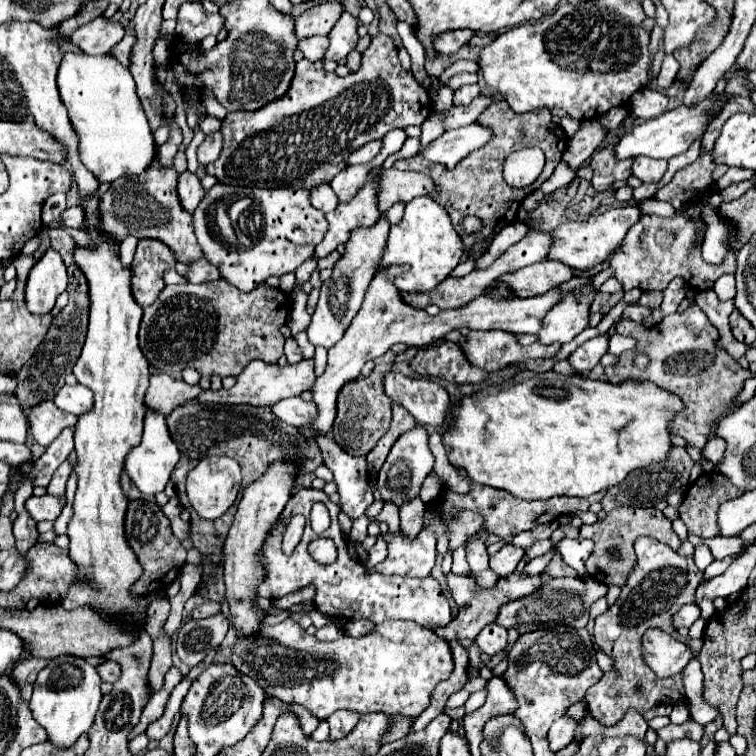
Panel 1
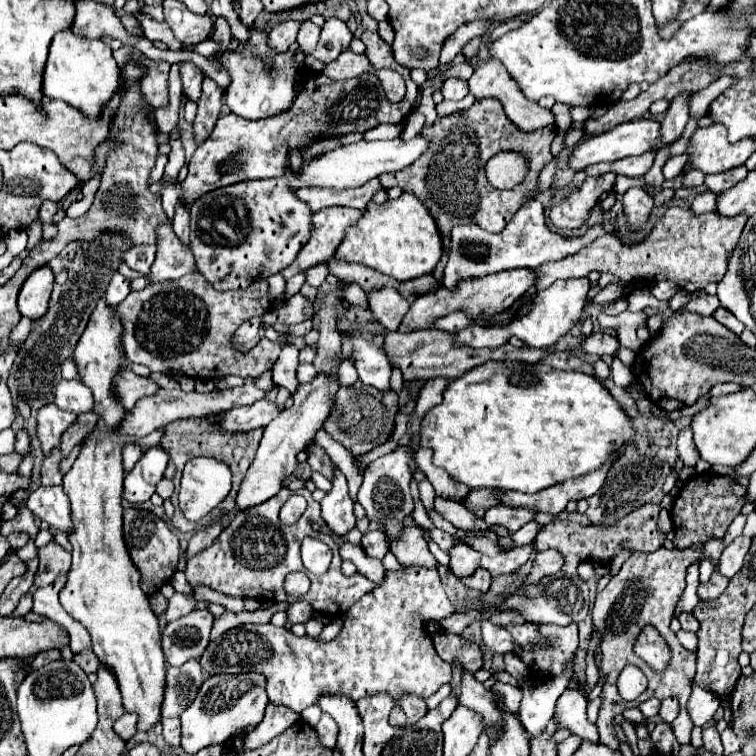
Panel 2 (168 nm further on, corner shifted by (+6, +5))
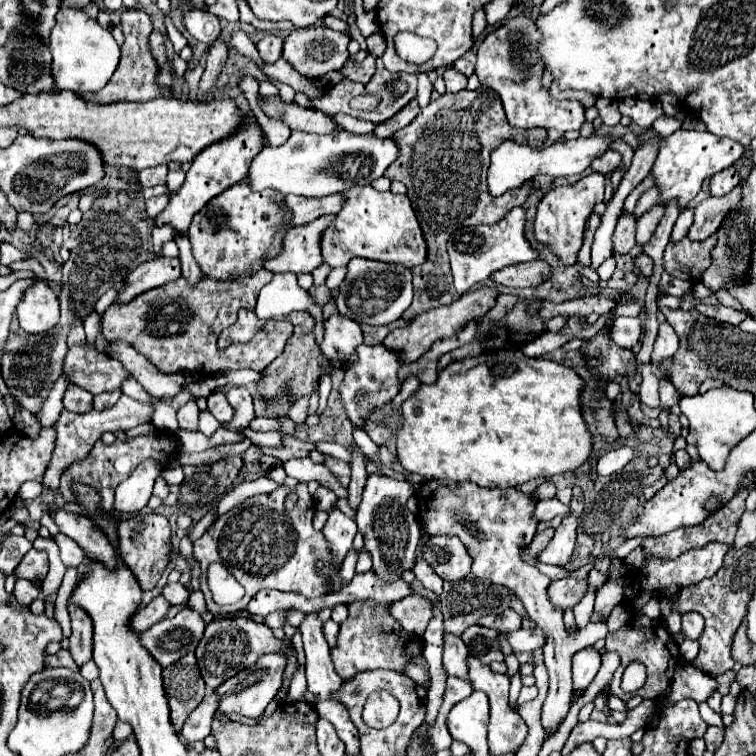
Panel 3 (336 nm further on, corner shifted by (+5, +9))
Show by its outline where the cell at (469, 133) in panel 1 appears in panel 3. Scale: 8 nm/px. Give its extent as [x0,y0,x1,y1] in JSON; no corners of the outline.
[248,131,400,197]

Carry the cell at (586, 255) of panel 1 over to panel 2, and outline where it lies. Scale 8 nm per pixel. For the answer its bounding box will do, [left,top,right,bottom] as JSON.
[443,199,613,291]

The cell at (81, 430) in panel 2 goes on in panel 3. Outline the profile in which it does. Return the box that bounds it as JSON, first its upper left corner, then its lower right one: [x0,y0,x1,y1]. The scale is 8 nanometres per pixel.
[94,391,120,411]

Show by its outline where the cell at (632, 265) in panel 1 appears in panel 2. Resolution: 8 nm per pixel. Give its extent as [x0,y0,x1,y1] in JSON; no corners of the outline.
[535,207,747,293]

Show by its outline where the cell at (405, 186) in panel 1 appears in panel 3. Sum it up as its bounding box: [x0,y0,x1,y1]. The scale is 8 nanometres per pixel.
[286,193,344,225]

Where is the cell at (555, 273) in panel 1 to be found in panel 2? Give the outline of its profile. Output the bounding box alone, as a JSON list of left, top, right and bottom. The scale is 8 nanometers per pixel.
[399,269,531,333]

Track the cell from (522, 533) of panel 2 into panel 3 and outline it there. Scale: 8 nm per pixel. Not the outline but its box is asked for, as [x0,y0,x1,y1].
[534,499,570,523]

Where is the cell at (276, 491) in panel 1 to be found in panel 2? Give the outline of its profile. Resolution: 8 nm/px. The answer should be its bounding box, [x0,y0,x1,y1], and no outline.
[237,375,339,509]

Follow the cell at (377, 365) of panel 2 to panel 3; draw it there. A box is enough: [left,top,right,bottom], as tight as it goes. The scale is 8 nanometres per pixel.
[320,313,364,369]

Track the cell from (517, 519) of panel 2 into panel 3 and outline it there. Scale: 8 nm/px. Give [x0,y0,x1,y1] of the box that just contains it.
[534,481,556,501]

